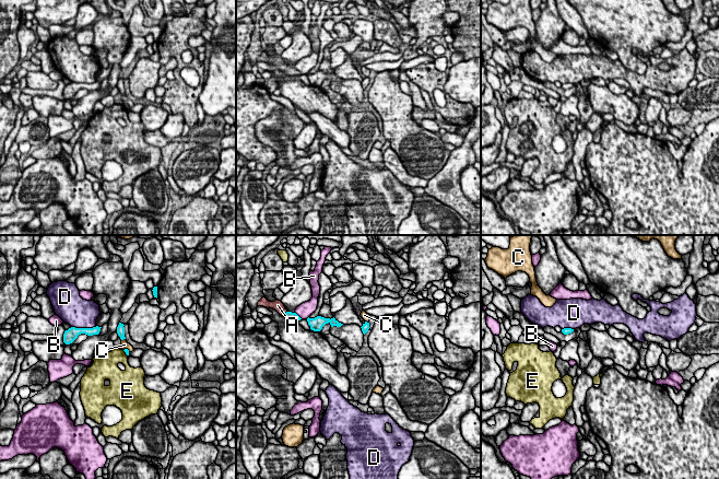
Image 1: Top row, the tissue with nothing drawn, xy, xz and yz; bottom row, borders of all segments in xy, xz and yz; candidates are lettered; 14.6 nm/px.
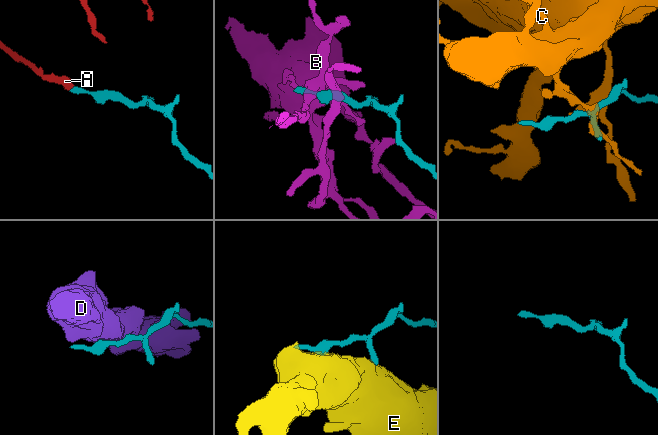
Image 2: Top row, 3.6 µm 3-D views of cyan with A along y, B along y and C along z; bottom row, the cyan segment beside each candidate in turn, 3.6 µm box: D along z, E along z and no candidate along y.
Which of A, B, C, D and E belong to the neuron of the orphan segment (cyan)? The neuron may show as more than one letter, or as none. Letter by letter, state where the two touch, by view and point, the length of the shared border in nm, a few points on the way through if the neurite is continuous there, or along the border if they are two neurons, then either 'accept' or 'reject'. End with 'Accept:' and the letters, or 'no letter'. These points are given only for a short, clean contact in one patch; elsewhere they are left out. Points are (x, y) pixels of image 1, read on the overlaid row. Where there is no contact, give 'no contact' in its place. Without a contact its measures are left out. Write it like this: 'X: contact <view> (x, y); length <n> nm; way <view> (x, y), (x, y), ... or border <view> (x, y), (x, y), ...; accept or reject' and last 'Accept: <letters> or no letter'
A: contact xz (285, 313); length 110 nm; way xz (289, 315), (285, 313), (278, 305); accept
B: contact xz (297, 315); length 150 nm; border xz (295, 312), (302, 318); reject
C: contact xy (122, 339); length 70 nm; border xy (125, 338), (121, 340); reject
D: contact xy (83, 328); length 380 nm; reject
E: contact xy (126, 353); length 120 nm; border xy (122, 350), (127, 355); reject
Accept: A

